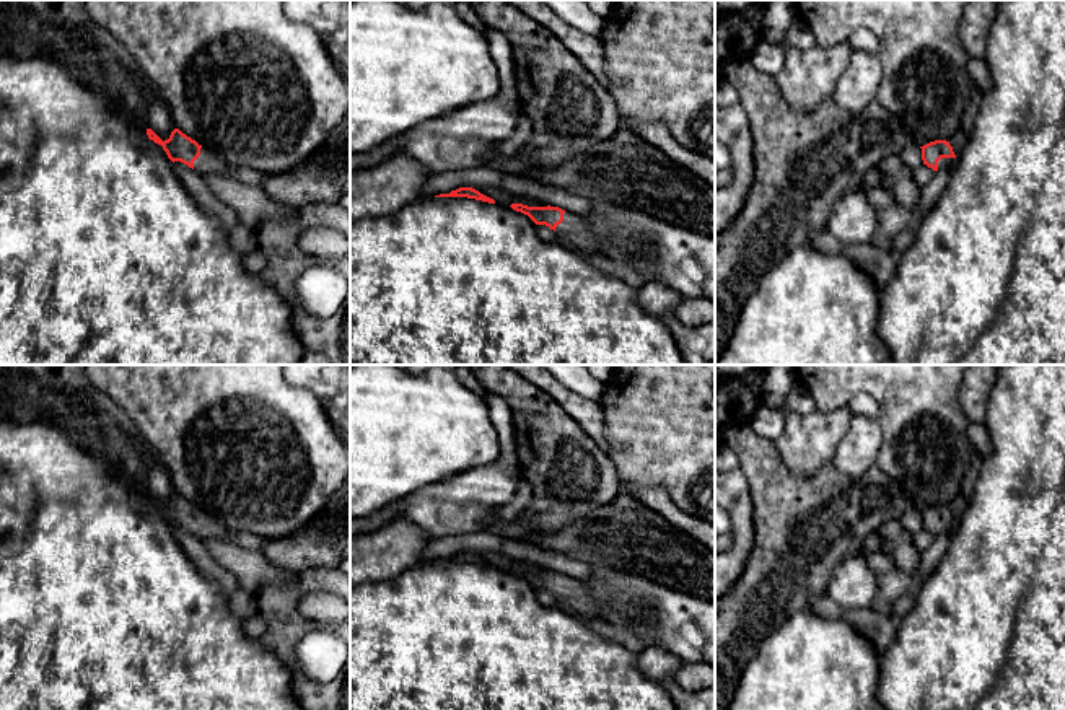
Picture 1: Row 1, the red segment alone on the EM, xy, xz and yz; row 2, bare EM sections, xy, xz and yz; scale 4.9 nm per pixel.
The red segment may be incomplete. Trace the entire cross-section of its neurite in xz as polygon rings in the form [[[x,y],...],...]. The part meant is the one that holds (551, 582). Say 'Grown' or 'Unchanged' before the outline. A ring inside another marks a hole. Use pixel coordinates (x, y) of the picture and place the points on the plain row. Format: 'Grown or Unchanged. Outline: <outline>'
Grown. Outline: [[[511,568],[513,575],[528,580],[536,589],[546,589],[555,596],[559,607],[570,609],[581,619],[601,619],[599,606],[585,583],[559,572],[528,572]]]

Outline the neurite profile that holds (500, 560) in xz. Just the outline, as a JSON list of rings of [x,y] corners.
[[[484,550],[484,552],[472,552],[472,554],[493,563],[495,568],[503,570],[503,572],[510,572],[511,568],[523,568],[528,572],[547,572],[547,568],[539,563],[532,563],[528,560],[518,560],[518,559],[508,557],[502,552]]]

